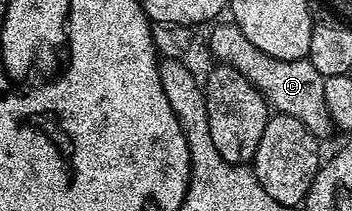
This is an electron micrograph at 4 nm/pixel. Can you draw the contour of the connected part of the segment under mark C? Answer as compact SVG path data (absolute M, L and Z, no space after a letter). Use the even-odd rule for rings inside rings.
M218 22L209 29L210 52L219 64L230 64L266 100L267 105L275 113L284 116L294 116L310 133L319 138L335 135L336 129L332 118L328 114L328 106L324 106L324 77L316 70L316 66L310 64L309 59L304 60L277 60L252 46L248 38L238 29L233 22L222 24ZM214 28L214 29L213 29Z

